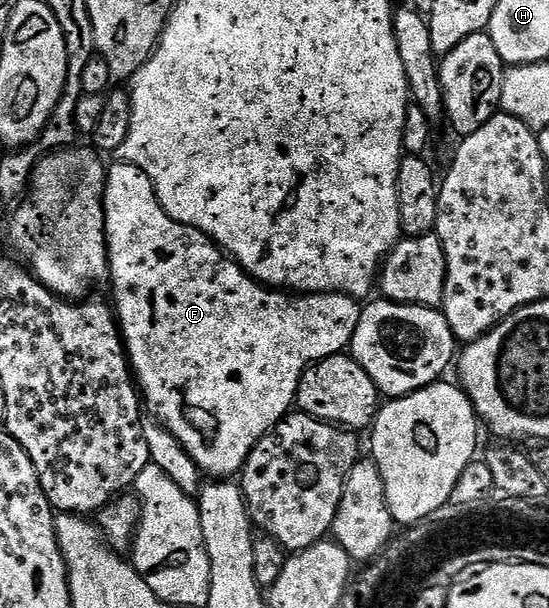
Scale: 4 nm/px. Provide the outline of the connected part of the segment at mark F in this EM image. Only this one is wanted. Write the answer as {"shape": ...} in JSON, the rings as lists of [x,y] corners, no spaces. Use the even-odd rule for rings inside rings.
{"shape":[[[120,160],[114,161],[114,166],[110,165],[106,172],[106,186],[104,196],[105,207],[105,247],[109,253],[109,276],[108,281],[113,282],[113,302],[115,307],[115,317],[117,325],[121,331],[121,341],[125,343],[125,352],[129,359],[132,377],[135,379],[136,385],[139,387],[140,397],[143,399],[144,409],[147,411],[148,417],[154,422],[158,422],[161,426],[167,427],[171,432],[171,436],[175,436],[175,440],[179,440],[179,444],[183,444],[185,451],[191,456],[191,460],[195,460],[198,468],[213,480],[229,480],[234,476],[240,475],[241,470],[245,467],[245,461],[251,456],[251,452],[255,448],[255,444],[268,432],[271,428],[275,428],[275,424],[279,424],[286,414],[294,409],[297,400],[297,389],[299,388],[299,380],[303,376],[303,372],[307,367],[313,365],[314,362],[321,362],[324,358],[330,358],[333,354],[340,354],[350,349],[353,337],[355,336],[355,328],[359,328],[359,316],[361,315],[363,306],[358,299],[353,298],[350,294],[302,294],[289,293],[281,288],[266,288],[261,283],[256,282],[247,271],[241,267],[238,262],[228,257],[224,250],[217,243],[211,241],[210,238],[202,230],[191,228],[187,224],[183,224],[179,220],[175,220],[168,214],[159,204],[159,196],[155,192],[155,188],[151,184],[151,180],[147,176],[147,172],[143,172],[139,168],[135,168],[131,164]]]}

